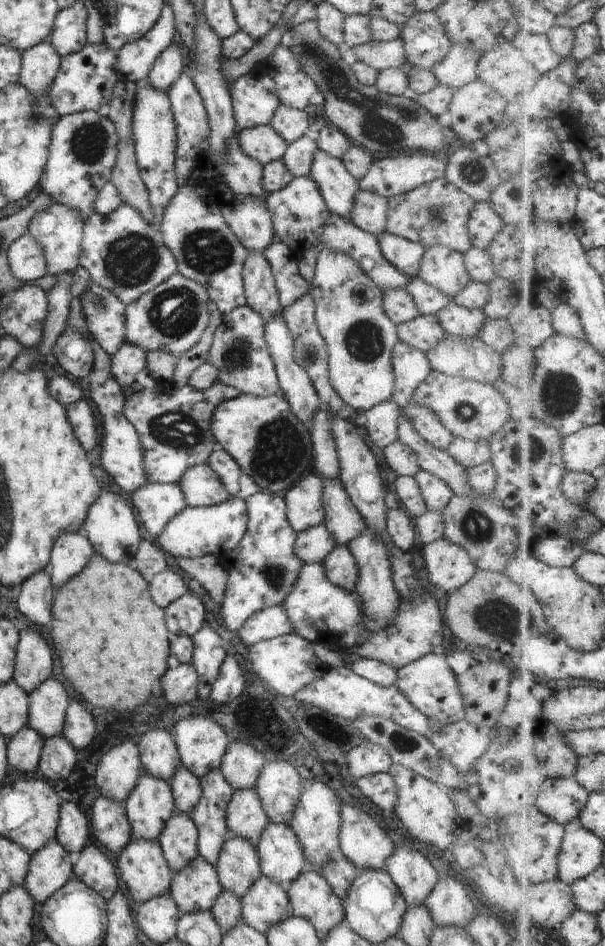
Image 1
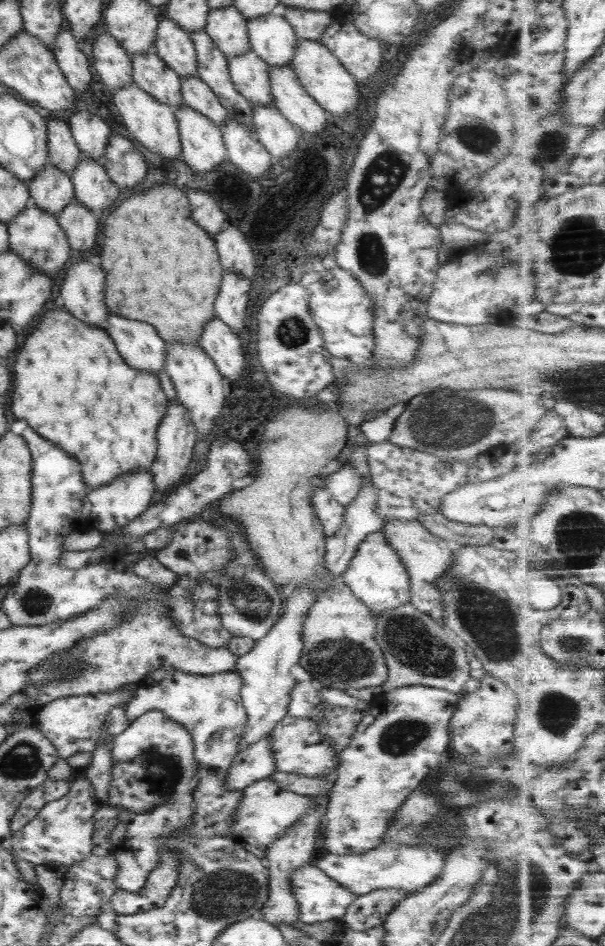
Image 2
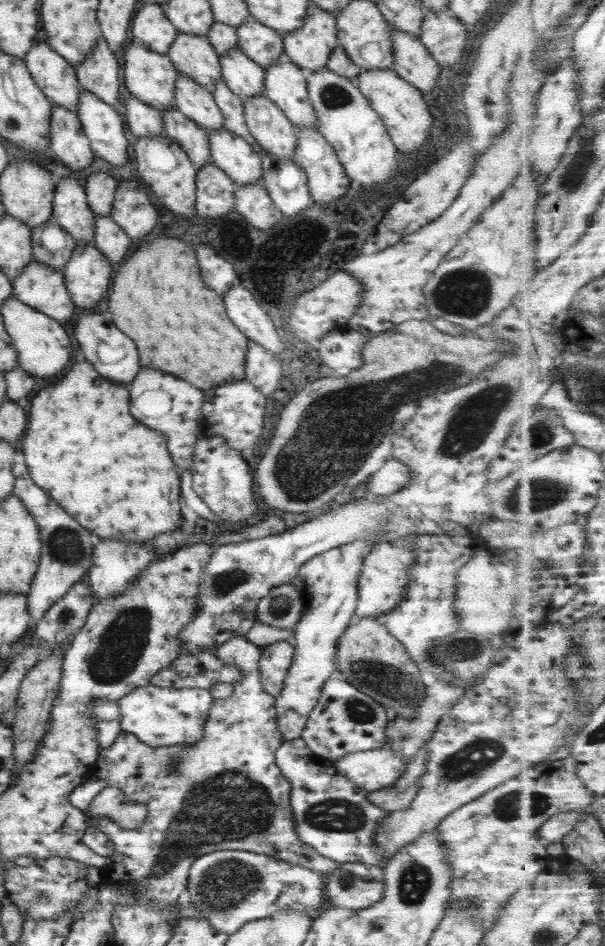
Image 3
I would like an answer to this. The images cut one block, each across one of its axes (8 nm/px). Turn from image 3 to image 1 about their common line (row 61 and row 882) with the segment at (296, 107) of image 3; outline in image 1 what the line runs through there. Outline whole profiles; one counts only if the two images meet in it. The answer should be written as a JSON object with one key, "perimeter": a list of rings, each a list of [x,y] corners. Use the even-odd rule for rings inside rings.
{"perimeter":[[[269,824],[261,830],[256,853],[260,874],[286,887],[301,874],[303,852],[290,827],[285,824]]]}

